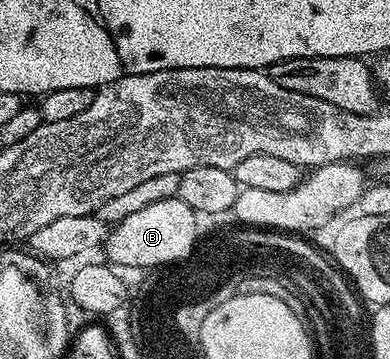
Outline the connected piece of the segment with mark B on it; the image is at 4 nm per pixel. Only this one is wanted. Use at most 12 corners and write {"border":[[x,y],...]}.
{"border":[[154,201],[115,224],[109,264],[160,267],[196,247],[197,212]]}

